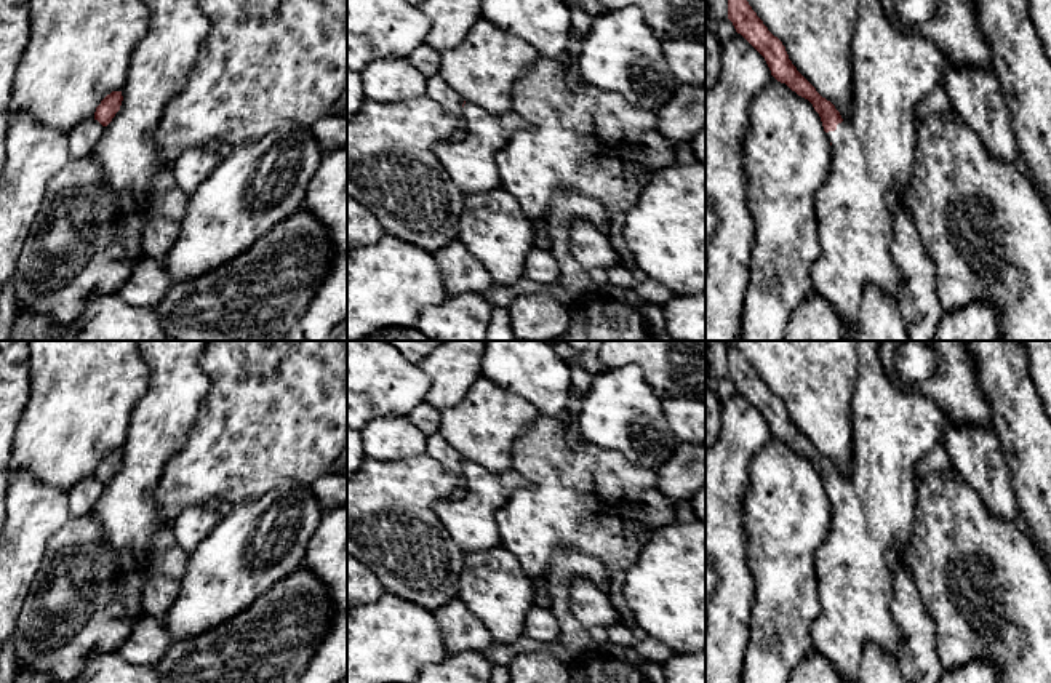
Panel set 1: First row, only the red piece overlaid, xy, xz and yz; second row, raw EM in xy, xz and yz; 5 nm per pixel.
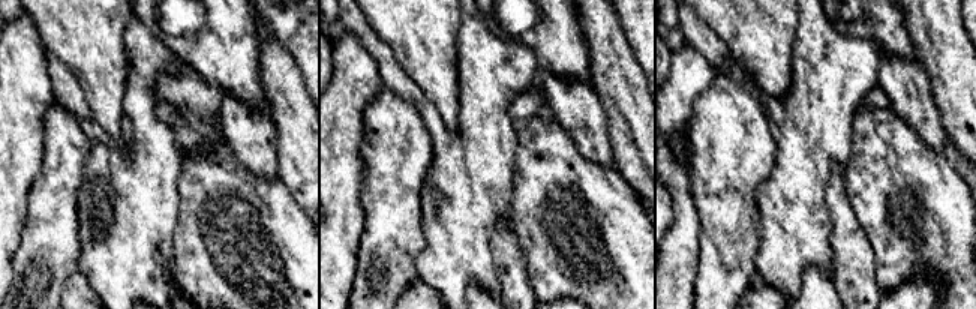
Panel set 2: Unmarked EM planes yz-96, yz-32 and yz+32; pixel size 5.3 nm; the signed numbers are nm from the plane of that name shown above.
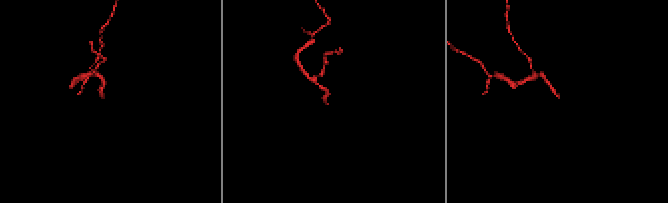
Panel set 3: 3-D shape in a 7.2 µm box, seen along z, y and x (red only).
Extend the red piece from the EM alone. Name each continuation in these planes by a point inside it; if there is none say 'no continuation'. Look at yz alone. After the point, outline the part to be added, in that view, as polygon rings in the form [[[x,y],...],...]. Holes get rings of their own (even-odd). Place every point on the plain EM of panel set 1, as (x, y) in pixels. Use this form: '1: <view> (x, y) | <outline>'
1: yz (874, 509) | [[[856,341],[857,381],[853,392],[853,459],[849,475],[829,489],[832,501],[832,526],[825,541],[814,553],[819,614],[809,629],[813,649],[827,657],[845,683],[854,683],[864,661],[867,645],[878,645],[896,657],[897,630],[891,617],[896,595],[894,574],[888,566],[888,553],[899,550],[907,557],[910,536],[915,529],[917,478],[915,464],[941,443],[945,419],[941,406],[917,390],[902,390],[886,376],[878,355],[878,341]]]

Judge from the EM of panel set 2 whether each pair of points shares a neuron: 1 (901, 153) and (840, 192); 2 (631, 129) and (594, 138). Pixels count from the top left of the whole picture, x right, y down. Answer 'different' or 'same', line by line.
1: different
2: different

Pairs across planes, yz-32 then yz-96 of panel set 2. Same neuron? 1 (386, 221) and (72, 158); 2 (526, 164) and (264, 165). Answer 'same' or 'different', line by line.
1: same
2: different

